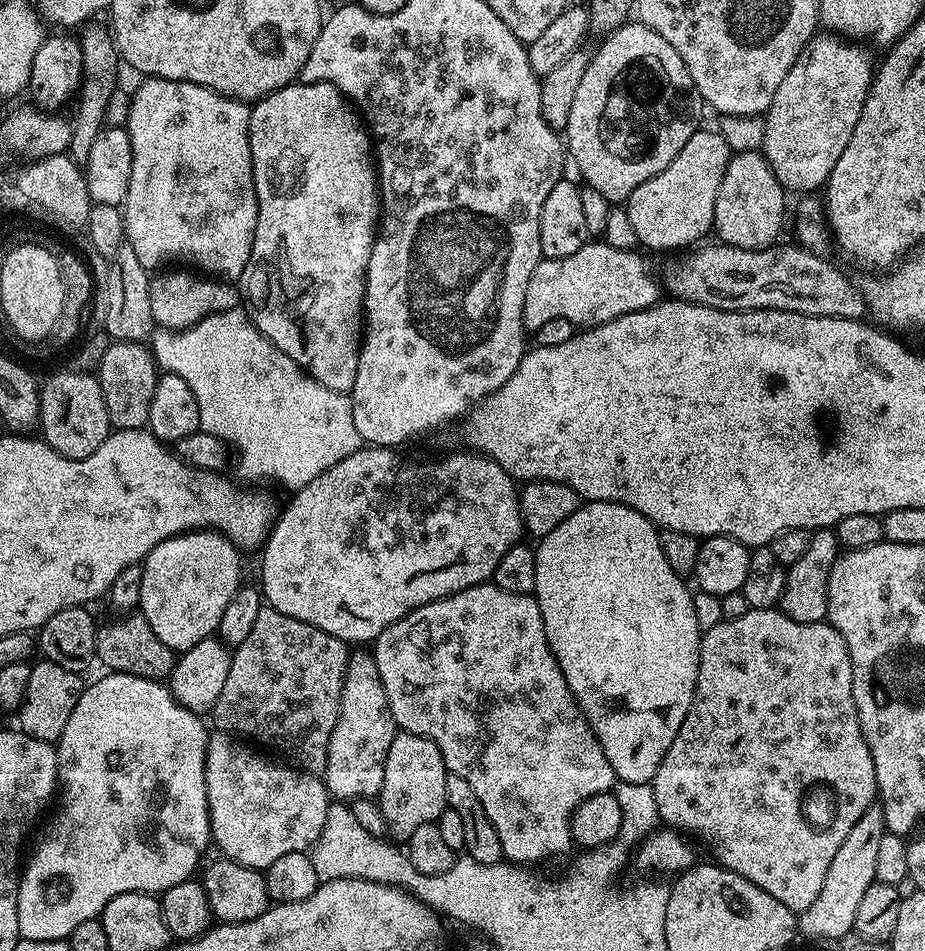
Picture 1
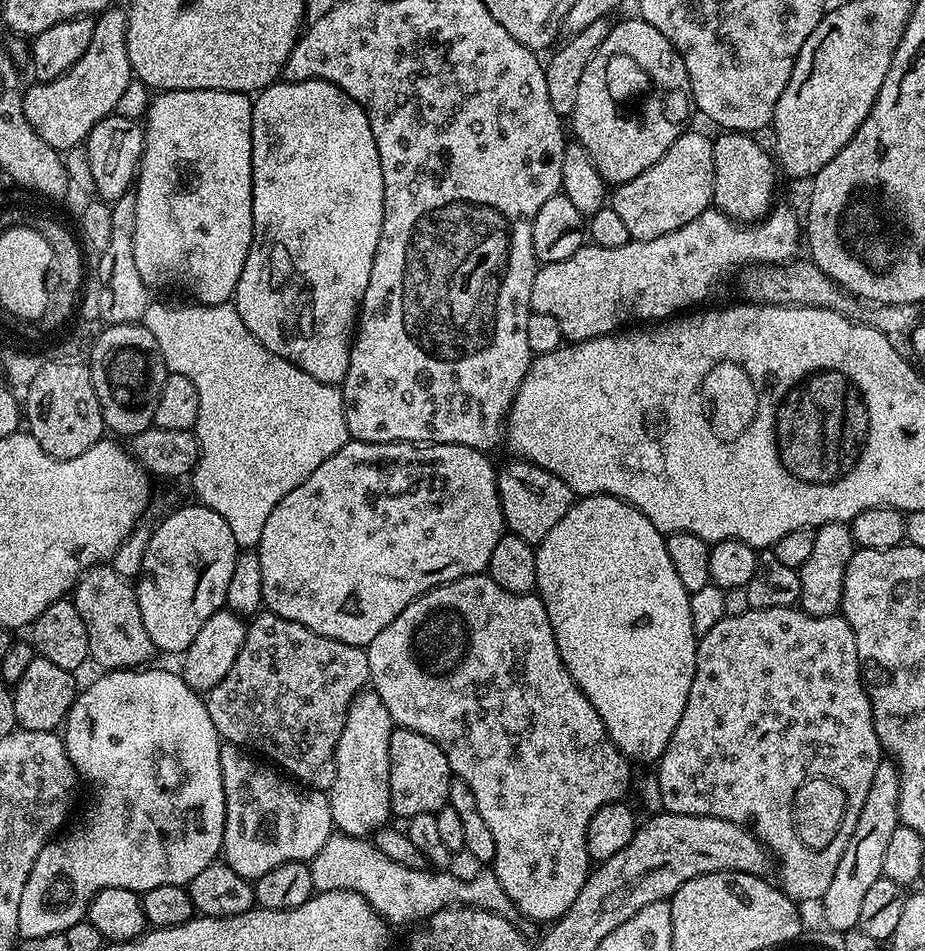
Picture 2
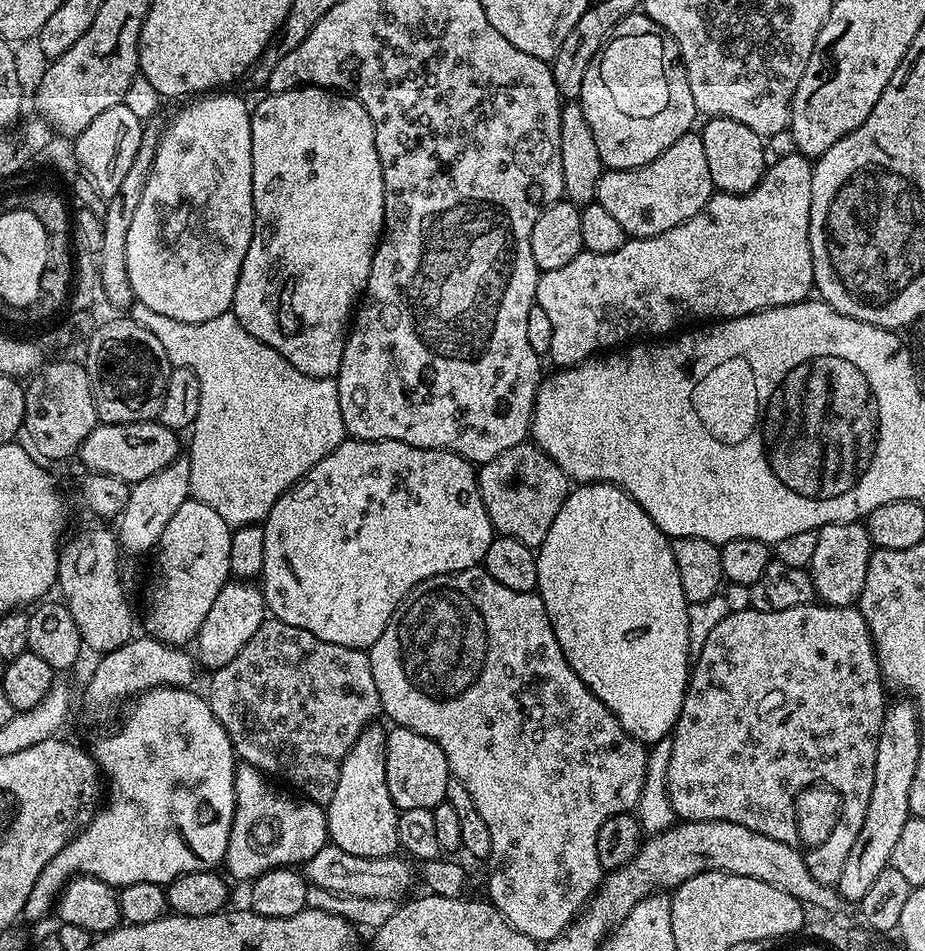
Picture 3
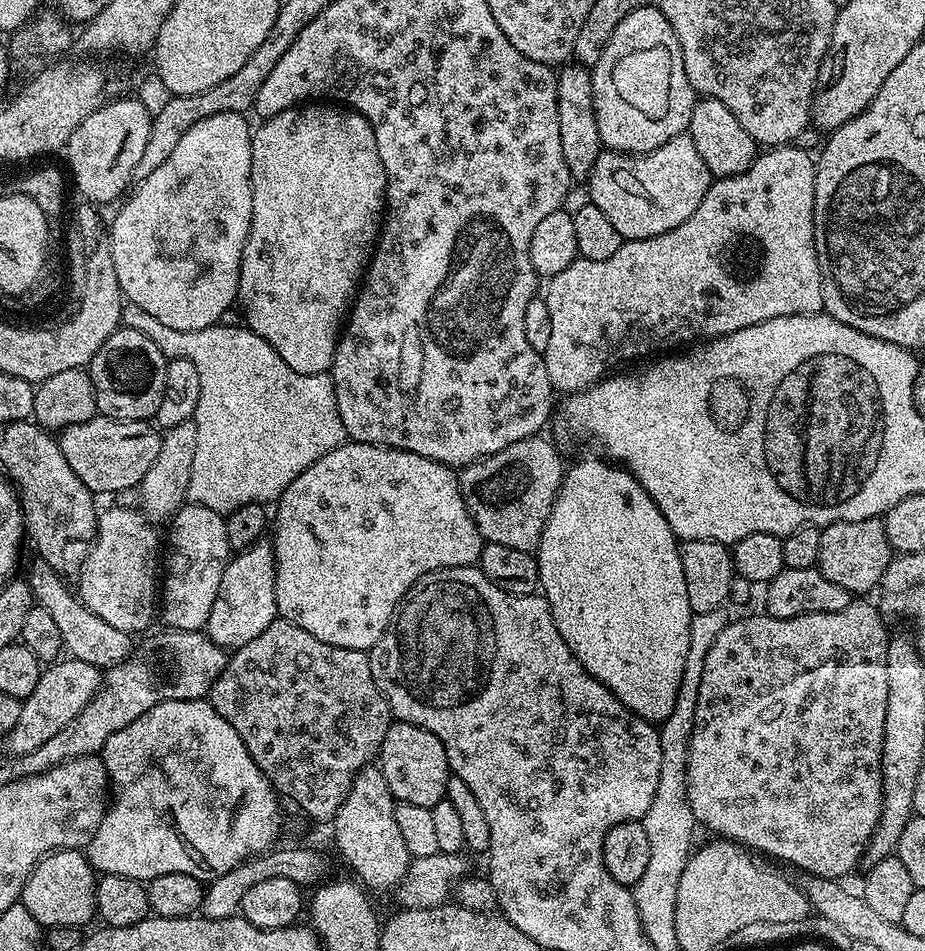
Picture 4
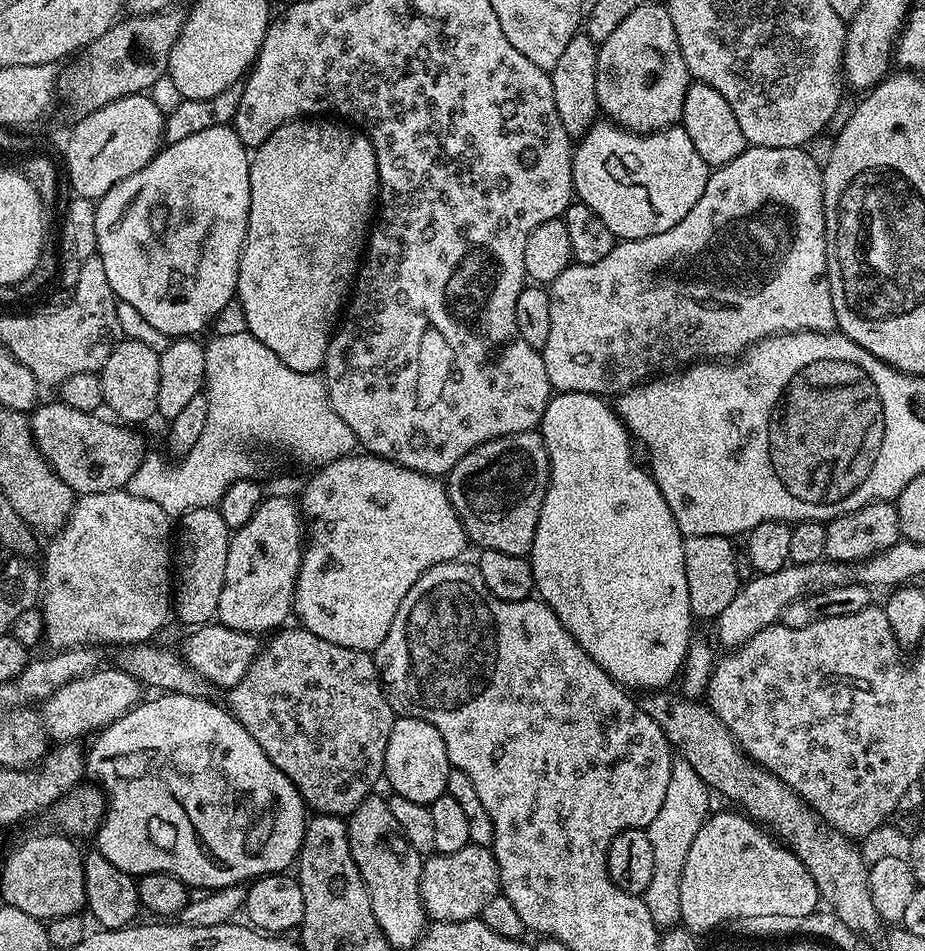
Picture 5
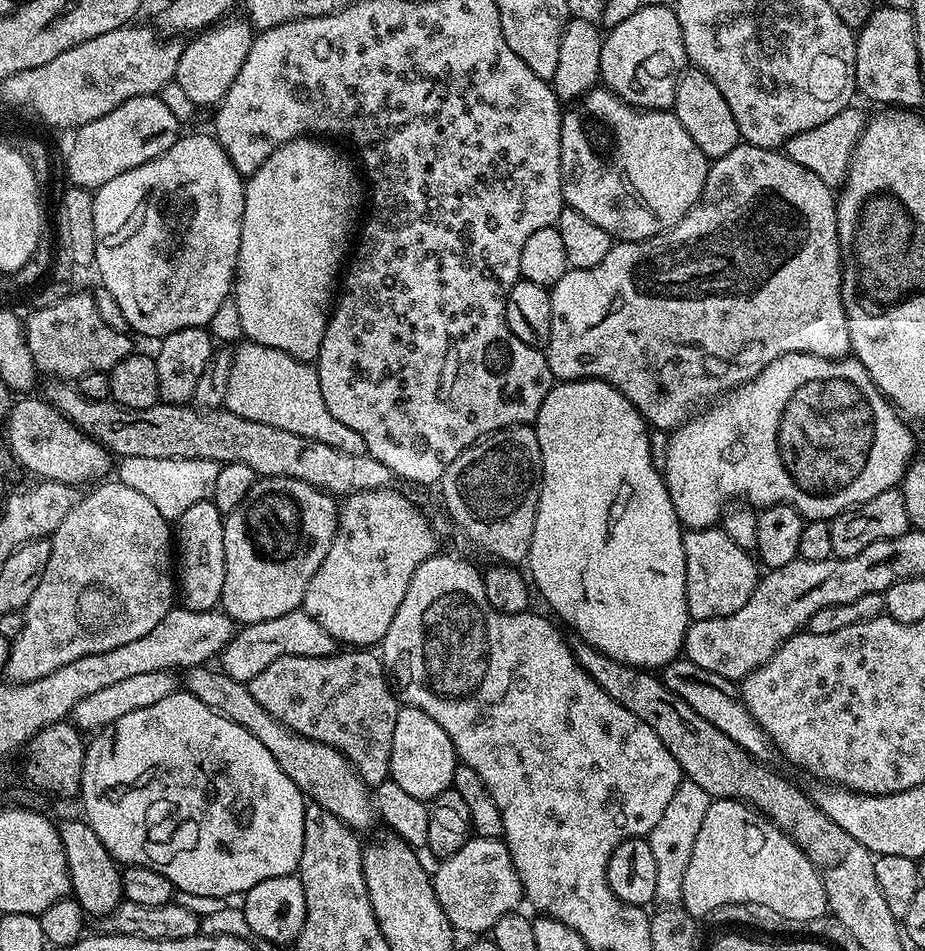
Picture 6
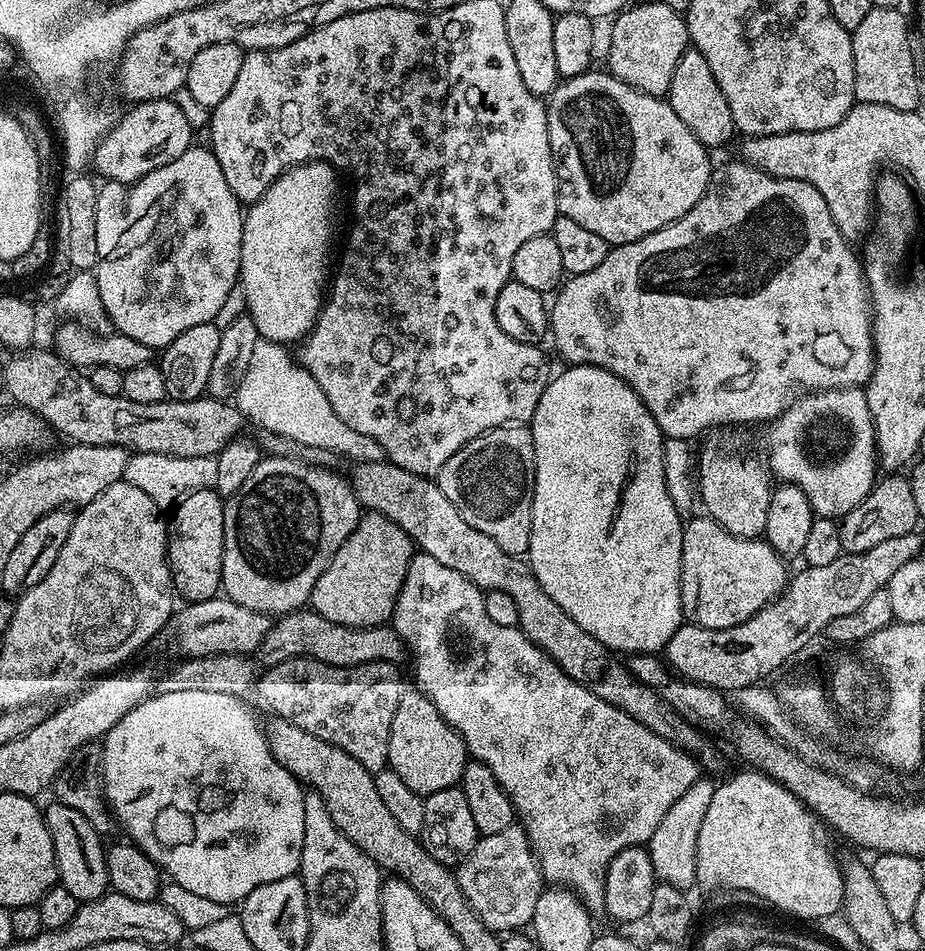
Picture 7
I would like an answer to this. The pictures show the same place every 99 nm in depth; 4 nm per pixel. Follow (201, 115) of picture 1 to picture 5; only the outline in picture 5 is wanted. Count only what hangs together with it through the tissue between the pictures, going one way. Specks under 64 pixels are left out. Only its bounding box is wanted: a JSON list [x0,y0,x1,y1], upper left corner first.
[94,124,250,338]

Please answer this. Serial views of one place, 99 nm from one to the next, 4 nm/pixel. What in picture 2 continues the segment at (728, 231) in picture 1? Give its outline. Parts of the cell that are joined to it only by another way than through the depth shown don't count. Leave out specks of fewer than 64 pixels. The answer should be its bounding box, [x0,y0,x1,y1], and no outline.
[712,131,778,222]

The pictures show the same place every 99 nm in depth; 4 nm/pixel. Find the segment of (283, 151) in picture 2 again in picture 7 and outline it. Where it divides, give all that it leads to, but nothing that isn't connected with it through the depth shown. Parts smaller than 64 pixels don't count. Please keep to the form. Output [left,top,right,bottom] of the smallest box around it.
[238,160,340,346]

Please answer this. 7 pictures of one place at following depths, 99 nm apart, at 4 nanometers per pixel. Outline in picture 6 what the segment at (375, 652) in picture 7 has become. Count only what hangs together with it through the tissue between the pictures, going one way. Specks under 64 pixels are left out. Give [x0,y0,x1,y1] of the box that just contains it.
[218,610,338,682]

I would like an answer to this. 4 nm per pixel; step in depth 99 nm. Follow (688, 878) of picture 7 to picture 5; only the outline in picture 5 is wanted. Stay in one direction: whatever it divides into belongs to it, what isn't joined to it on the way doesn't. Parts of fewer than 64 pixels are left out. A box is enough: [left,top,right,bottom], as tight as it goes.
[642,758,710,930]

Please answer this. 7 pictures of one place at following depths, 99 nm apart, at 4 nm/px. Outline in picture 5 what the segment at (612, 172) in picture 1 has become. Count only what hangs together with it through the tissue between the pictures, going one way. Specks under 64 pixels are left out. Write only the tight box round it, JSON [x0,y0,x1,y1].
[596,3,690,132]

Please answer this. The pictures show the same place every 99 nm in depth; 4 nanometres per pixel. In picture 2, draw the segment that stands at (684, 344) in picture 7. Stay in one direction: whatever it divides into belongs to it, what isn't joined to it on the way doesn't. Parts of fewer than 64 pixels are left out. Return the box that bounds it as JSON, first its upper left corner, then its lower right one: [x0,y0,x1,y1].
[532,203,802,342]

